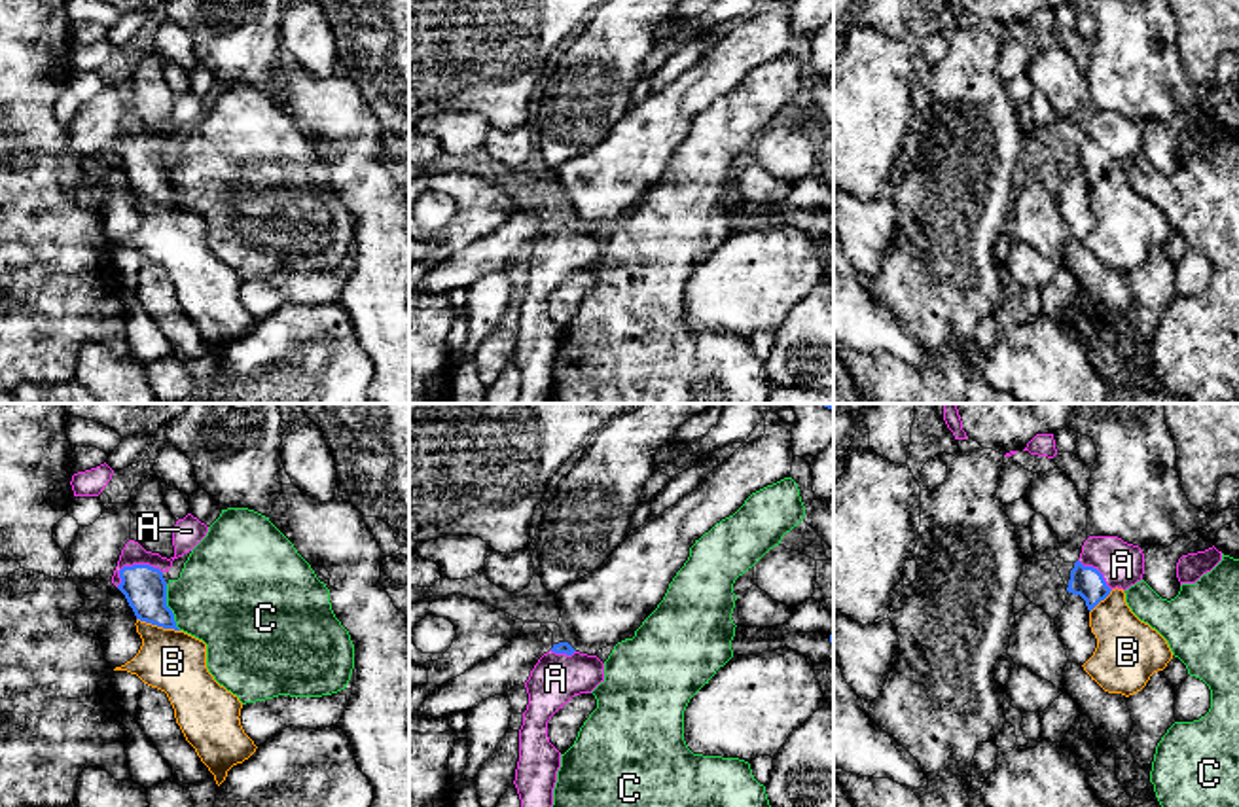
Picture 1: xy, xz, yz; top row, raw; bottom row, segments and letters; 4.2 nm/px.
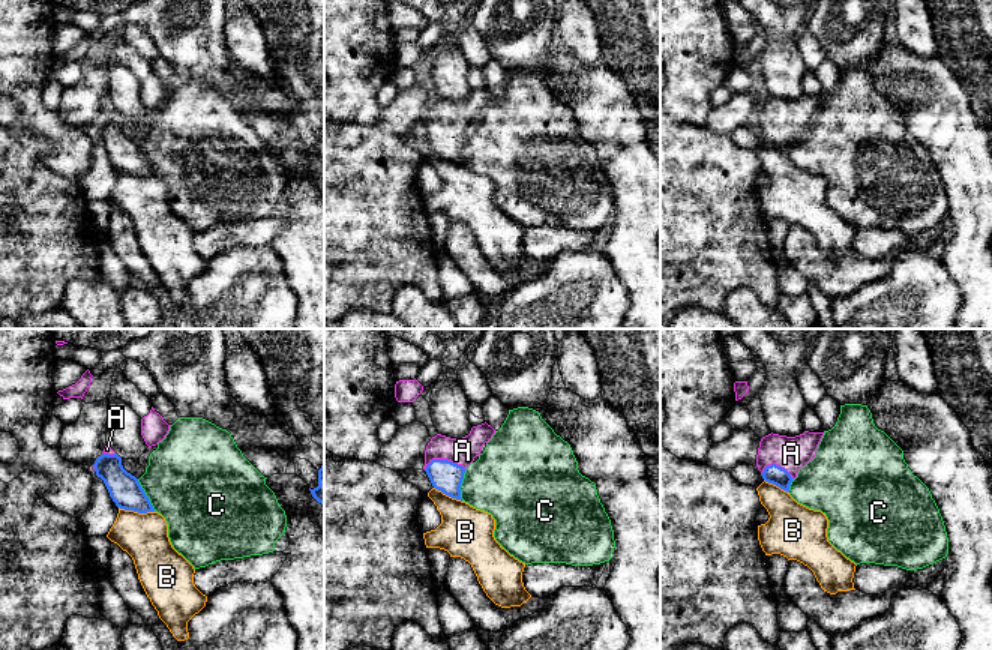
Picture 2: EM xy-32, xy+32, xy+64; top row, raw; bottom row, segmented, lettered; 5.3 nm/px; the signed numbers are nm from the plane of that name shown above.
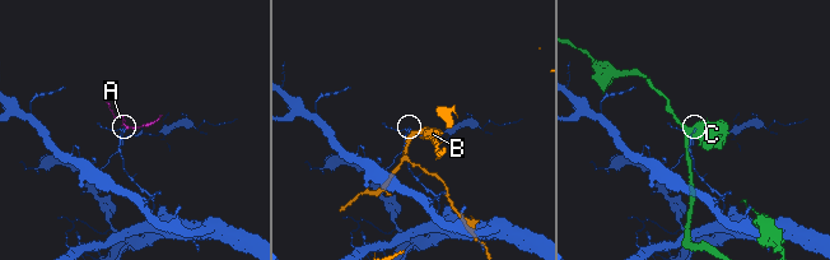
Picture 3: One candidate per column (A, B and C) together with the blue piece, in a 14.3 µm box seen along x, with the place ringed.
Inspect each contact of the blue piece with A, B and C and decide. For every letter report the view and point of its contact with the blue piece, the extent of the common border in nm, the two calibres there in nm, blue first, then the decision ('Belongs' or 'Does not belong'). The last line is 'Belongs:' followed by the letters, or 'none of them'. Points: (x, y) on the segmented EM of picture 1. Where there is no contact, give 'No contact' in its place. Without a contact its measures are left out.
A: Touches blue at xy (133, 565). Shared border 220 nm. Thickness 190 nm (blue) against 110 nm. Belongs
B: Touches blue at xy (158, 626). Shared border 190 nm. Thickness 190 nm (blue) against 260 nm. Does not belong
C: Touches blue at xy (167, 607). Shared border 220 nm. Thickness 190 nm (blue) against 420 nm. Does not belong
Belongs: A

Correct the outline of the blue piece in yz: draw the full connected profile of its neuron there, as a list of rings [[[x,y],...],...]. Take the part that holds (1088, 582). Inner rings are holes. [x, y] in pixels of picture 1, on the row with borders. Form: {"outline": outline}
{"outline": [[[1089,536],[1070,570],[1067,591],[1080,595],[1091,612],[1112,589],[1129,589],[1142,580],[1144,553],[1118,536]]]}

